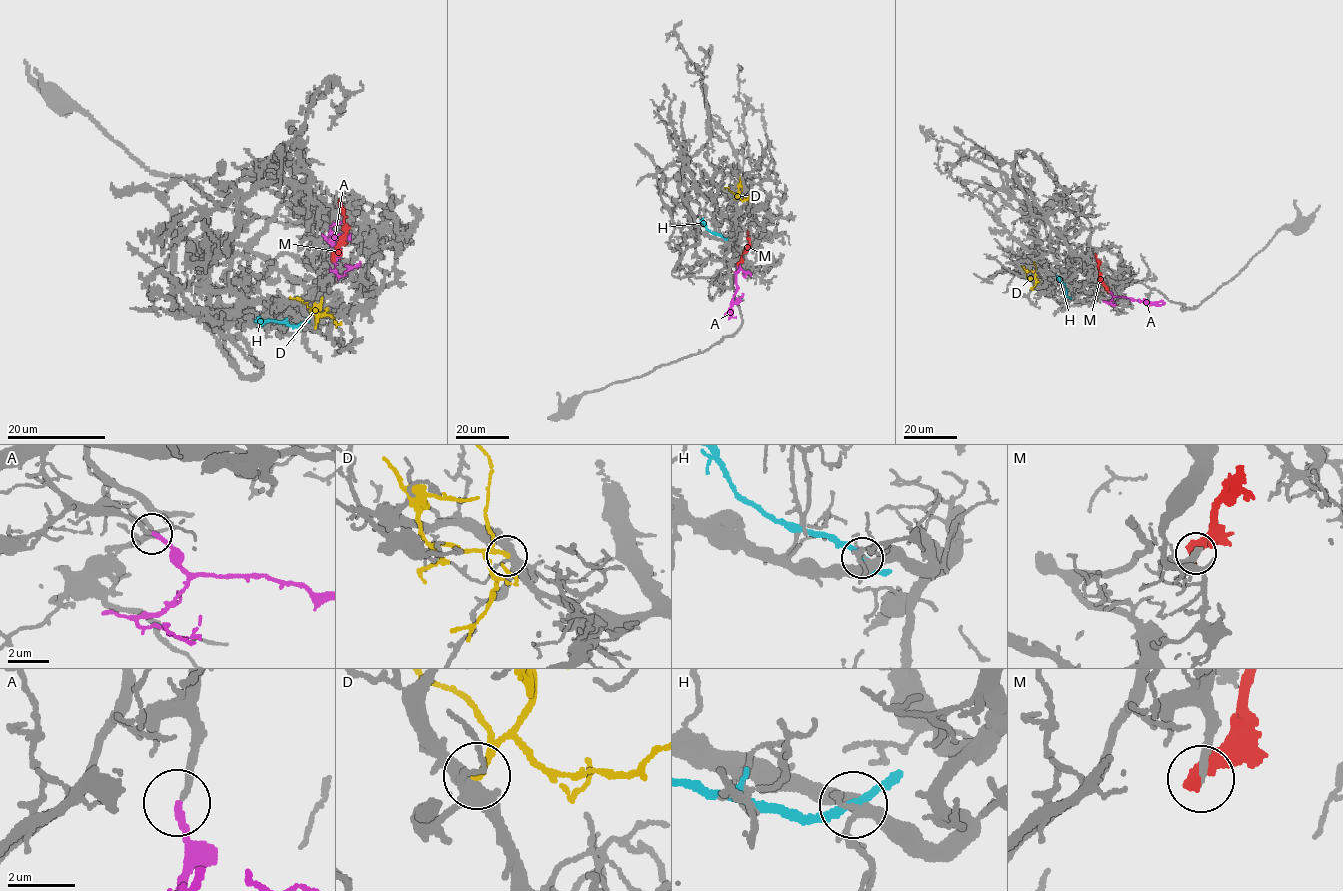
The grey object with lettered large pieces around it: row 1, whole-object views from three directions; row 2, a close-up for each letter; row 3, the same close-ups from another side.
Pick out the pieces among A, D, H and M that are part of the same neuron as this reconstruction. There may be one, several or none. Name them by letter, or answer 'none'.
A

